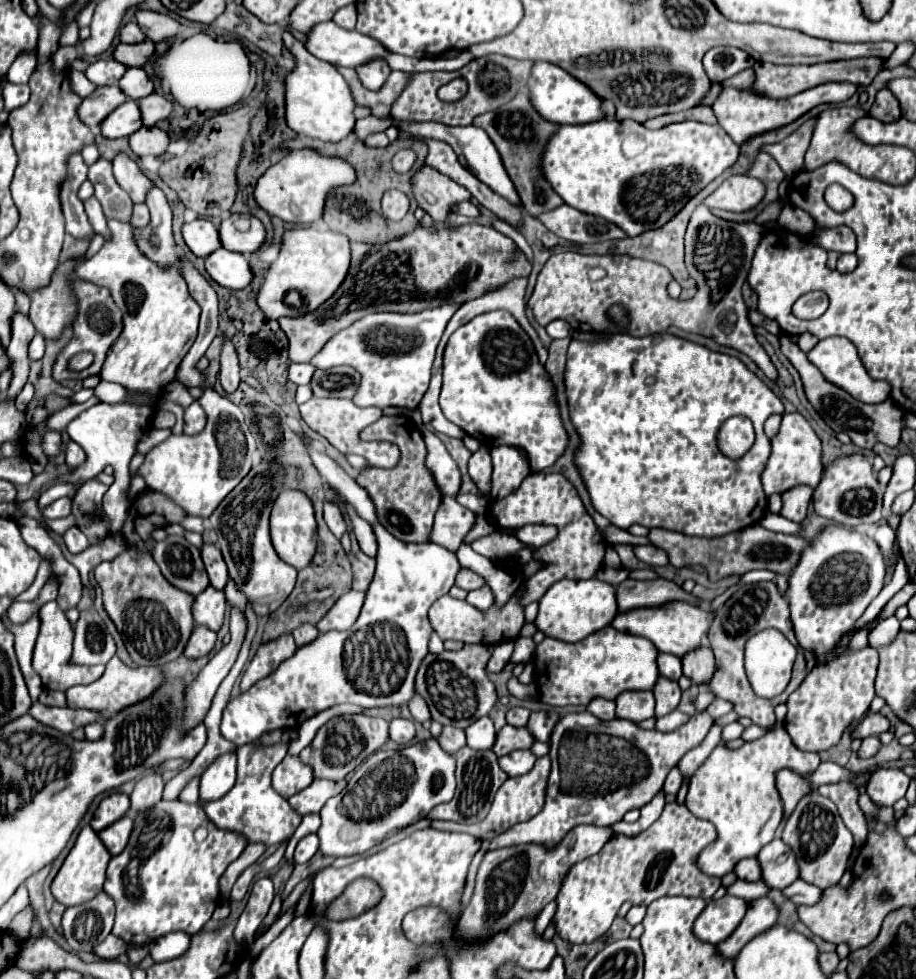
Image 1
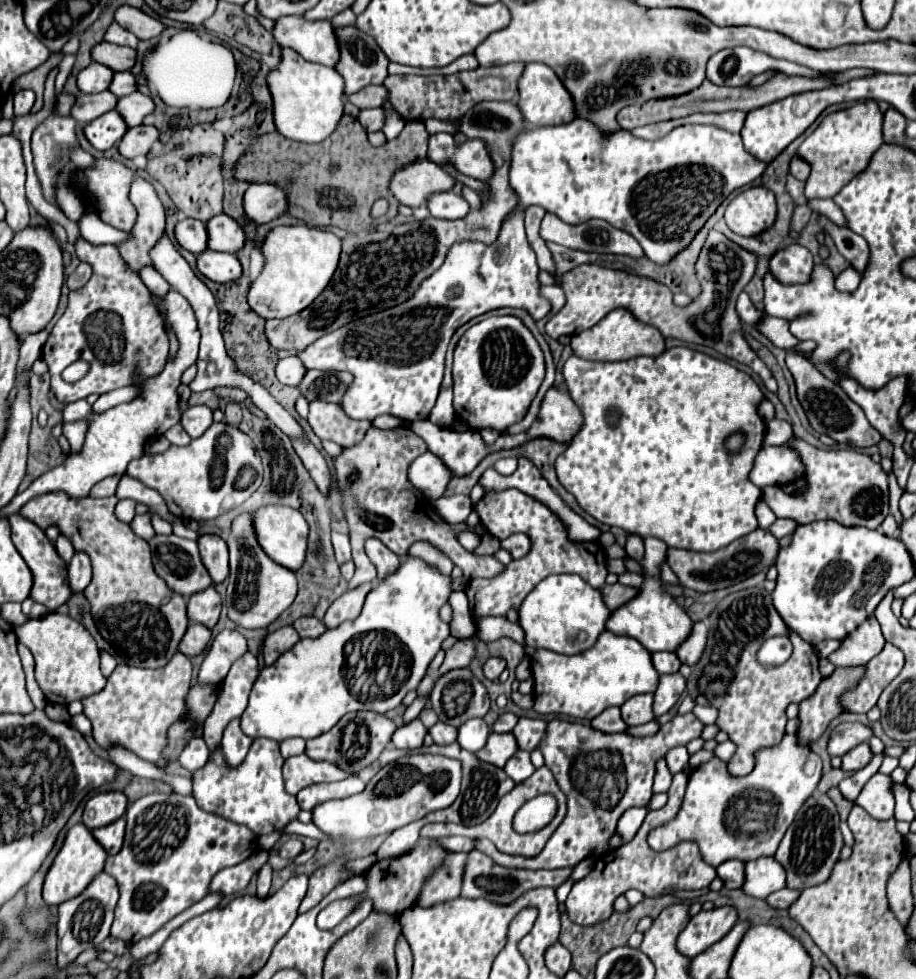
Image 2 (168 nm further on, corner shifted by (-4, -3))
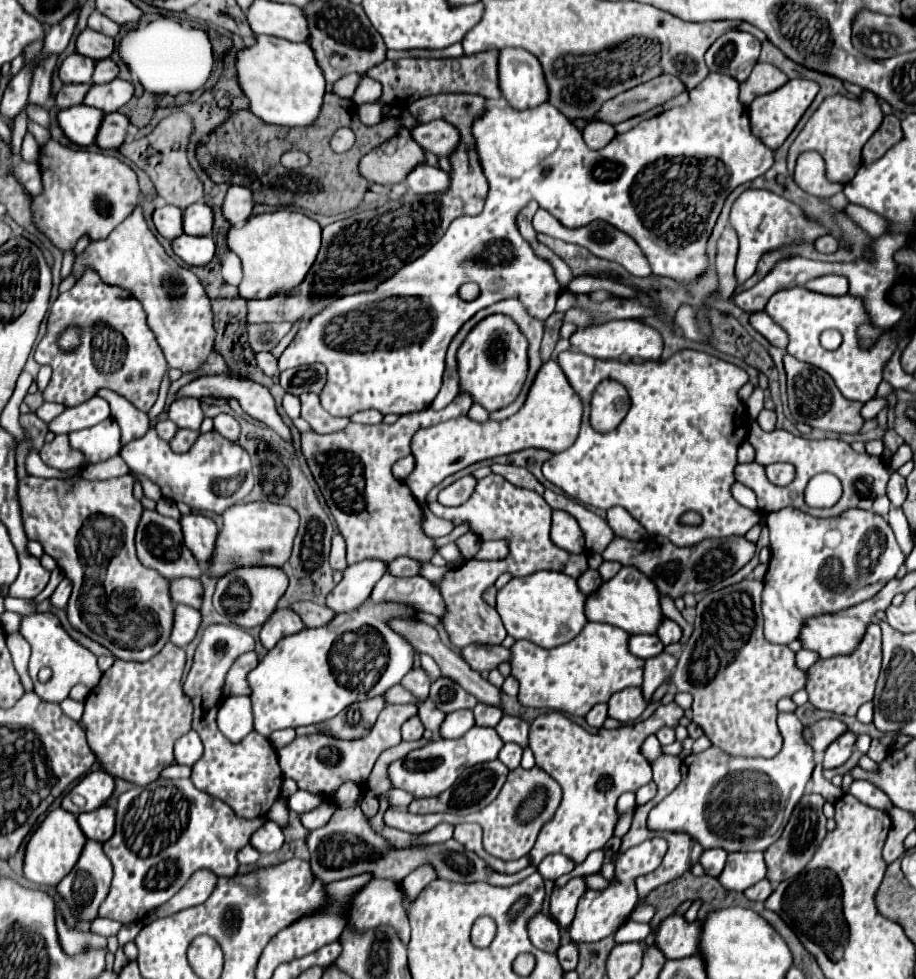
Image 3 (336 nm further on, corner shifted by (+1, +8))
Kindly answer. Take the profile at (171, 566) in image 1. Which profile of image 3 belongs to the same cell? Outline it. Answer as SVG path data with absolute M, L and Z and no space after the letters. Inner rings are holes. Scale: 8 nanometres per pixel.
M144 511L142 519L138 523L136 531L136 551L138 559L144 567L156 569L166 579L178 579L178 577L200 577L200 565L190 553L190 549L184 545L180 523L176 519L164 517L158 511Z

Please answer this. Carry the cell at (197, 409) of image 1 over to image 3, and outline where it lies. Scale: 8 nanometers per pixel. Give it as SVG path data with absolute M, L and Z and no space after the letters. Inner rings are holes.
M192 397L176 399L176 401L170 405L168 417L170 417L178 427L182 427L182 429L194 429L194 431L200 429L200 423L202 423L202 419L204 419L202 409L200 409L200 401L198 401L198 399L192 399Z

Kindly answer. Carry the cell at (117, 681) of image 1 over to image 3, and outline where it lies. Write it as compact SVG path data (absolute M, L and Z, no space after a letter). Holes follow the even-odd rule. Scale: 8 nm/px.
M166 643L164 649L154 655L150 661L120 661L116 659L114 665L102 675L100 683L90 691L86 699L86 709L82 715L82 723L86 729L88 745L94 751L100 769L112 777L120 777L134 785L148 785L156 781L164 767L174 761L172 747L178 737L190 731L192 725L192 705L190 699L182 693L182 671L186 663L184 649Z

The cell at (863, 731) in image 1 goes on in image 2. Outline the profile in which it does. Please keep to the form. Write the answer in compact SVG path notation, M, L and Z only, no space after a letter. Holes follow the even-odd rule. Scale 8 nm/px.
M847 722L839 724L831 736L829 736L829 754L831 756L843 756L851 748L855 748L861 742L867 742L873 736L873 730L859 722Z

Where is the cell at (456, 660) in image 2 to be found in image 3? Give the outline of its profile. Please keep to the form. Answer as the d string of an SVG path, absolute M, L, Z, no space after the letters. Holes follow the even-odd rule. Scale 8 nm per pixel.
M386 705L382 709L382 713L378 715L378 721L374 723L372 731L360 739L346 741L346 739L336 739L326 733L296 737L292 743L278 749L280 769L282 769L284 777L296 781L298 789L320 795L322 799L334 803L336 791L342 783L352 781L358 787L366 785L366 779L368 779L376 759L380 757L380 753L390 747L396 747L402 741L400 727L414 715L416 715L416 705Z

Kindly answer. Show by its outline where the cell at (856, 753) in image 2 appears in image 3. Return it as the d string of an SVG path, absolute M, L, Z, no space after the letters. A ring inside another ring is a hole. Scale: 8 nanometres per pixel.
M844 731L836 741L832 741L824 753L824 763L822 763L824 769L834 769L844 765L854 749L854 741L856 741L856 735L852 731Z

